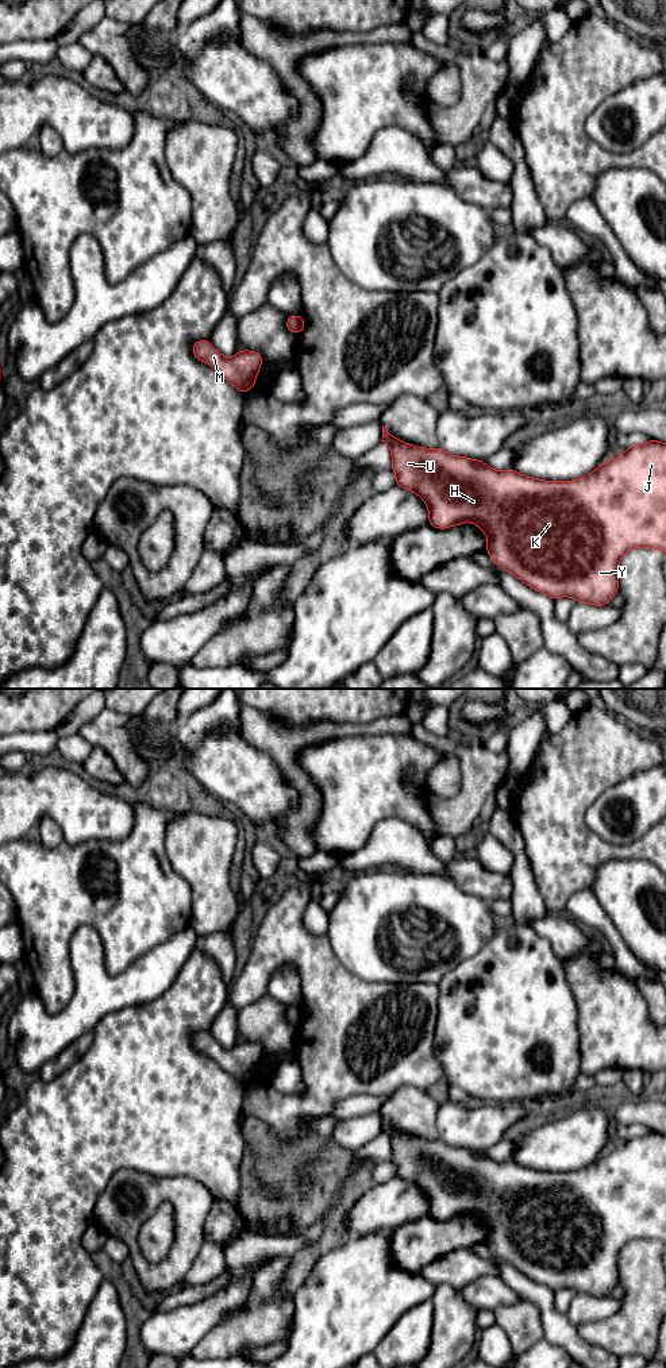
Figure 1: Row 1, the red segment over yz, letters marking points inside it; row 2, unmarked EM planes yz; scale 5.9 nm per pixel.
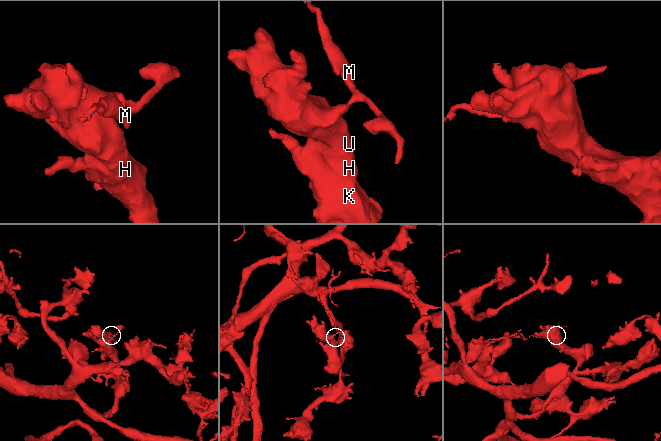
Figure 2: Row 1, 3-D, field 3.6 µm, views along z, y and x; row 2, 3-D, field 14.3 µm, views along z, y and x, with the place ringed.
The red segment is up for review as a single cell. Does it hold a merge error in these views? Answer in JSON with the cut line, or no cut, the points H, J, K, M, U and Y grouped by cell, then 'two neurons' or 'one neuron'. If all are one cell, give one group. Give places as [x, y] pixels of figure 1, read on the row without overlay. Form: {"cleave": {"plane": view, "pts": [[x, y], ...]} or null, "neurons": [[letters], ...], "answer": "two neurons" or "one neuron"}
{"cleave": {"plane": "yz", "pts": [[300, 1008], [296, 1024]]}, "neurons": [["H", "J", "K", "U", "Y"], ["M"]], "answer": "two neurons"}

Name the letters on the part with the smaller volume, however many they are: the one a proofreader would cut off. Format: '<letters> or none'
M

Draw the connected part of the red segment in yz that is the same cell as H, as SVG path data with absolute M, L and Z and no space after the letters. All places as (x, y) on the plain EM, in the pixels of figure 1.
M384 1117L381 1133L385 1133L390 1141L390 1161L396 1165L394 1178L413 1183L426 1194L428 1199L430 1217L438 1221L446 1221L462 1214L476 1215L488 1229L486 1244L494 1256L513 1265L531 1280L544 1284L553 1292L559 1288L570 1288L577 1294L594 1298L607 1298L607 1295L617 1286L619 1253L630 1241L657 1240L666 1246L666 1134L663 1133L651 1130L643 1136L634 1136L609 1153L598 1156L598 1159L592 1164L573 1172L544 1172L523 1167L513 1160L494 1161L490 1160L484 1152L451 1147L439 1137L436 1140L424 1140L415 1136L407 1136L405 1133L392 1128Z

